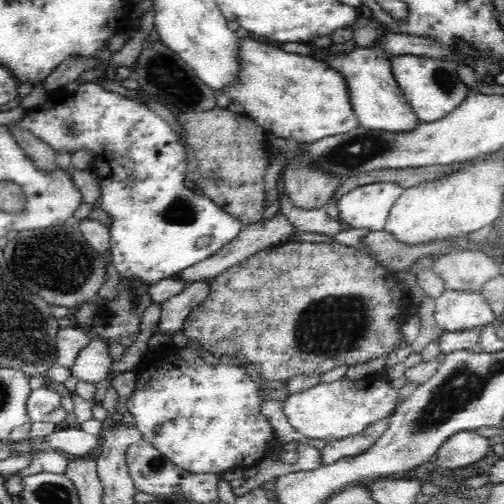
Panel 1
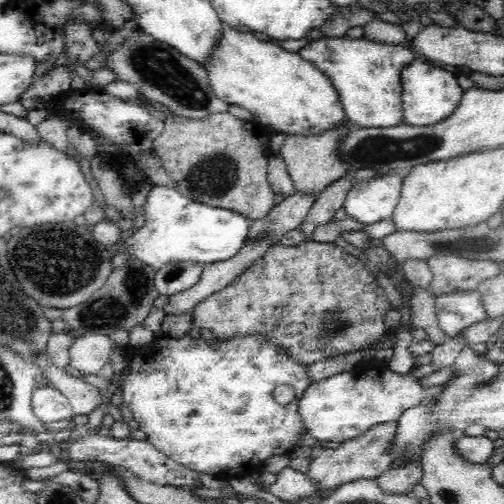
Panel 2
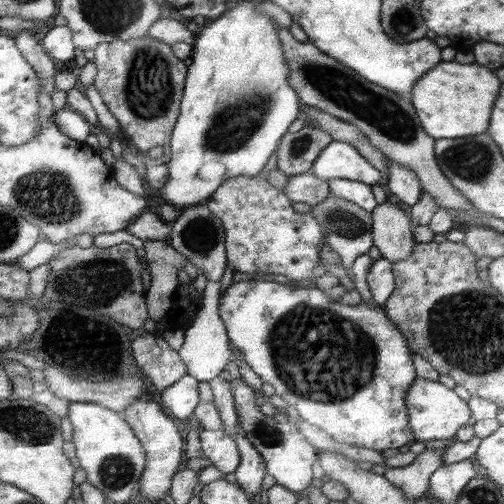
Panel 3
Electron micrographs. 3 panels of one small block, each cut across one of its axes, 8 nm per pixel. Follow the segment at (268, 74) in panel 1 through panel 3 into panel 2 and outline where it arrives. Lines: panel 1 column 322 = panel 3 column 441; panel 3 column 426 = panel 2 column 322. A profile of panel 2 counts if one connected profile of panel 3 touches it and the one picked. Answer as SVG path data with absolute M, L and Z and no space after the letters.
M222 26L216 44L202 66L220 100L250 110L262 126L272 126L278 134L320 134L346 120L330 80L316 70L312 62L300 54L286 52L272 42L256 40L252 34L236 32L232 26Z

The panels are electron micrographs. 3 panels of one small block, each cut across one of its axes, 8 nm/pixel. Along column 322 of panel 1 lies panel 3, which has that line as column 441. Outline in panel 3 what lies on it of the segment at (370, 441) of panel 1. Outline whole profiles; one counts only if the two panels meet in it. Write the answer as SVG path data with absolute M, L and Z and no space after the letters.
M441 448L441 450L425 450L425 452L417 454L415 460L409 466L405 466L405 468L389 468L383 476L391 484L395 484L401 492L405 492L407 498L427 496L429 486L431 486L431 474L435 470L439 470L439 466L443 466L441 464L443 452L445 452L445 448Z

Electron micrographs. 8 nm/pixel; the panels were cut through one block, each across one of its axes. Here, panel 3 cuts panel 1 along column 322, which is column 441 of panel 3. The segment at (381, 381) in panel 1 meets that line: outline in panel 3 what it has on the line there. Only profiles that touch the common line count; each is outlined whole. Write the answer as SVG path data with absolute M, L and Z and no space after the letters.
M415 378L407 390L407 414L409 414L409 426L415 434L415 442L427 442L427 440L449 440L455 436L455 432L469 420L467 404L455 396L453 390L445 388L439 382Z

